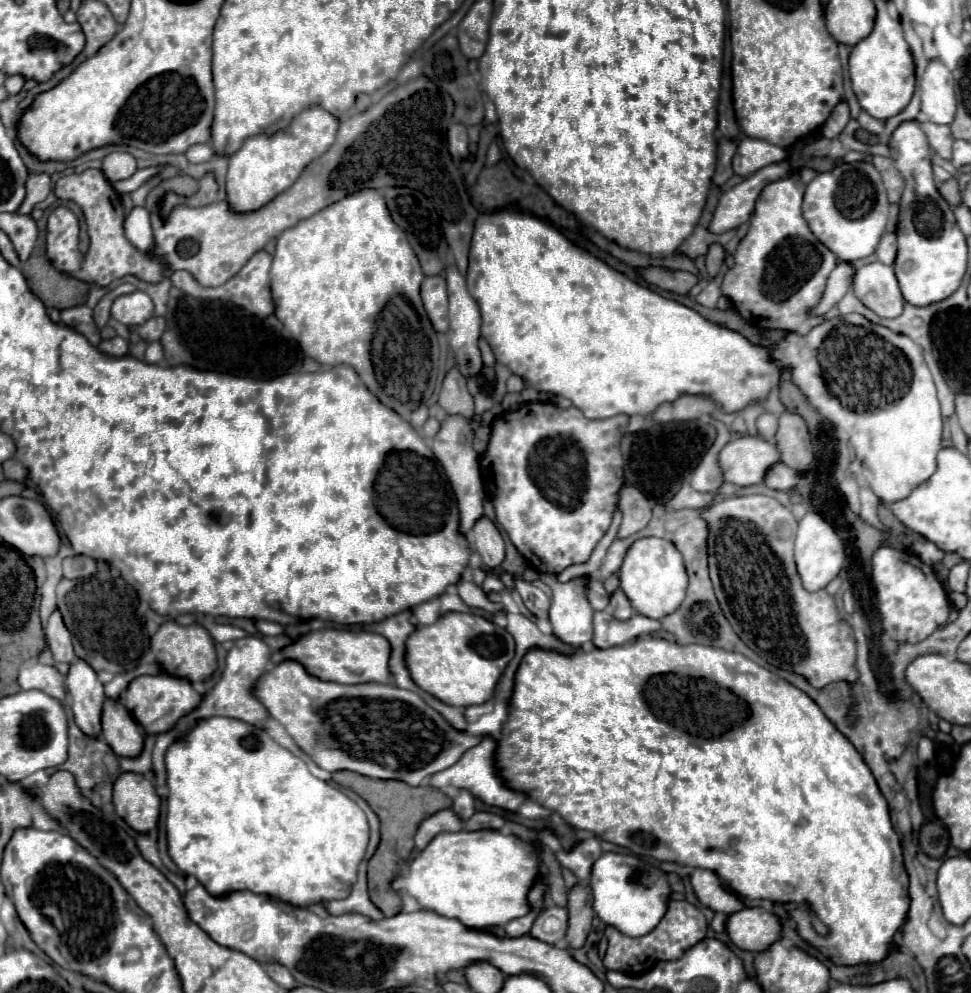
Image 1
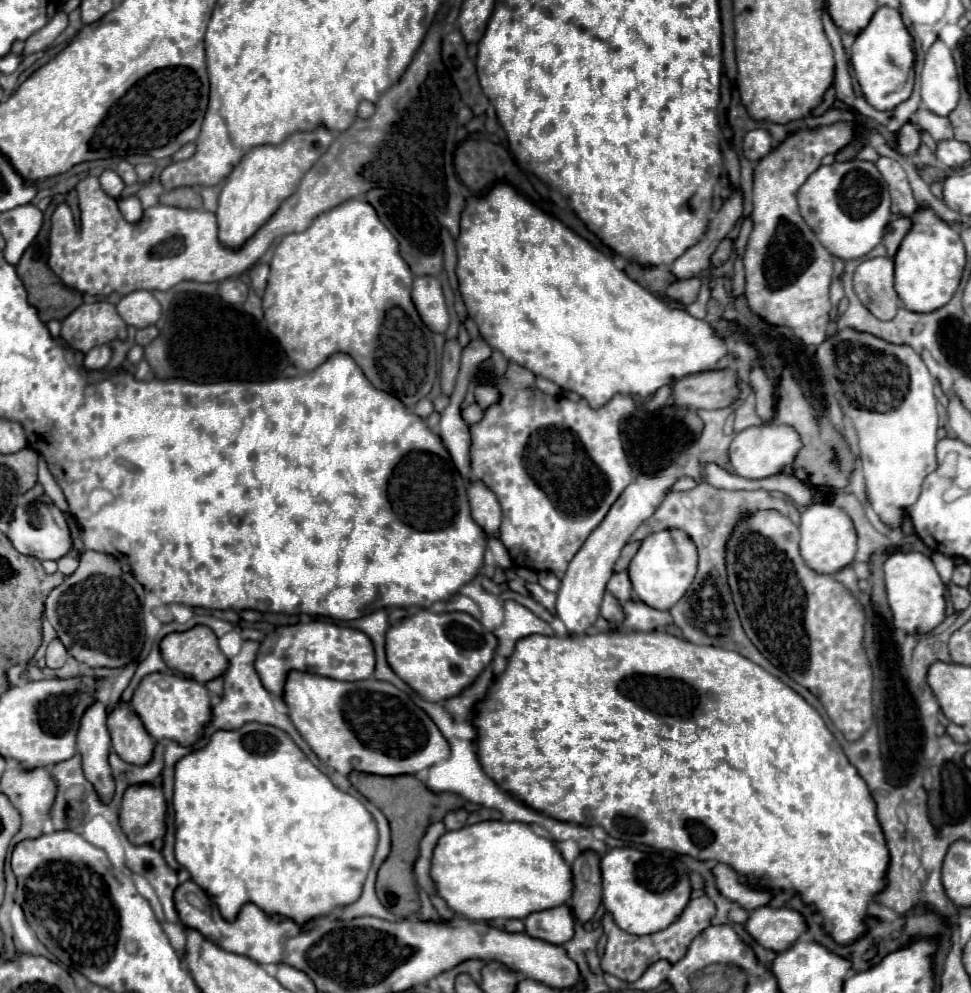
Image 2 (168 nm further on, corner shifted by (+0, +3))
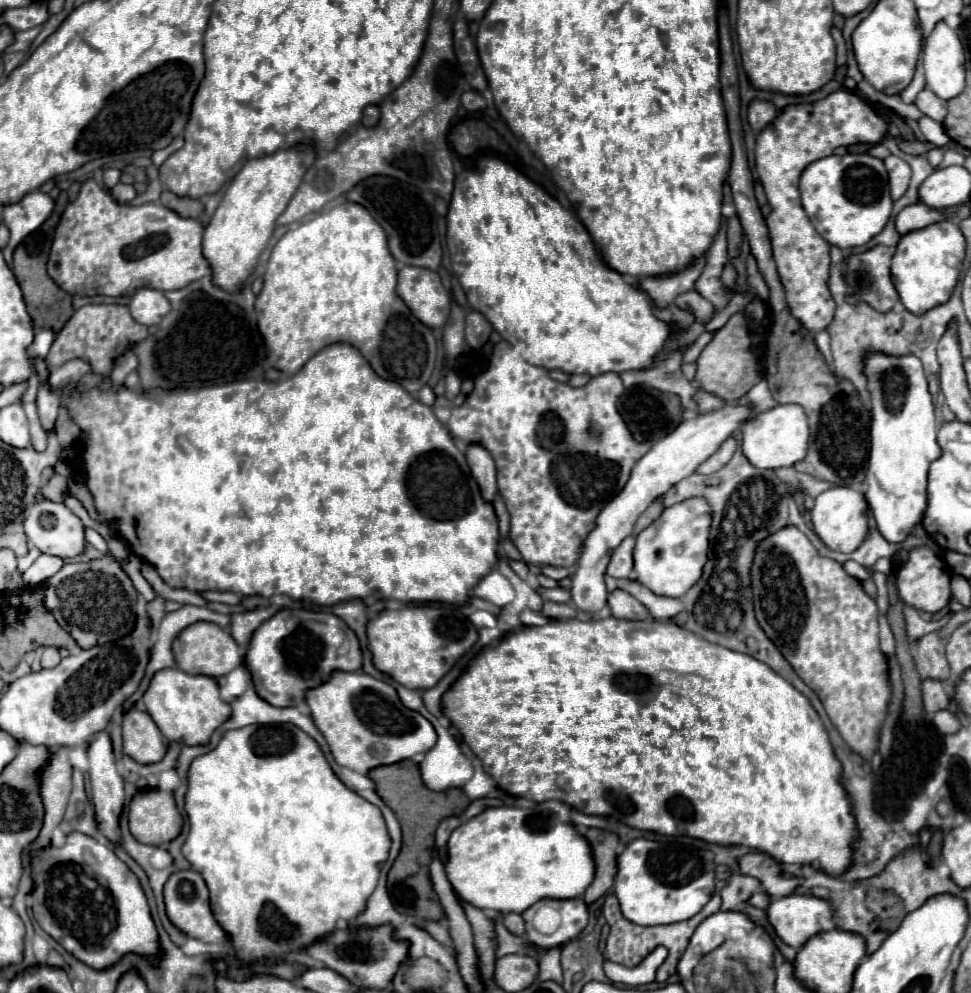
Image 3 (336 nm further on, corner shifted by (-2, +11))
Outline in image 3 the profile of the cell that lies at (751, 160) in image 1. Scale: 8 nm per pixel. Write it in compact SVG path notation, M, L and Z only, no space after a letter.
M752 100L750 108L748 108L748 122L752 126L752 130L760 132L764 130L768 124L772 124L776 118L776 108L770 102L760 102L760 100Z

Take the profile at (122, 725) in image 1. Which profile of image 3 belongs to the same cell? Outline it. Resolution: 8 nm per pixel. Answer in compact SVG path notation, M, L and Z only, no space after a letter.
M136 708L124 712L122 718L122 750L140 764L154 764L164 758L164 738L152 718Z

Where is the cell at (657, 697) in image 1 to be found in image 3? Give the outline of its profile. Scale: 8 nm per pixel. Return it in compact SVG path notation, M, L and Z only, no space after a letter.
M614 616L588 622L554 620L544 626L524 626L500 642L502 644L498 644L496 648L486 648L474 660L470 660L466 672L454 682L454 688L450 688L446 696L442 696L442 706L444 714L462 732L462 740L482 760L484 770L508 794L524 796L532 802L560 800L578 812L610 816L638 830L658 832L666 836L686 834L690 838L720 846L748 846L756 852L768 854L778 864L812 866L814 862L818 862L818 868L814 870L828 876L840 876L850 868L854 854L852 844L858 842L860 828L852 812L850 794L840 782L842 764L836 758L828 732L810 700L764 662L748 654L724 648L720 644L702 640L700 636L694 636L678 624L658 622L652 618L634 622L618 620Z

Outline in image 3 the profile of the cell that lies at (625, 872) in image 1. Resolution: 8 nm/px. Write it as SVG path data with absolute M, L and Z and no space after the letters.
M636 838L618 854L618 872L614 878L614 894L626 920L638 926L658 926L688 920L698 914L714 892L714 860L710 850L702 850L686 842L660 844Z

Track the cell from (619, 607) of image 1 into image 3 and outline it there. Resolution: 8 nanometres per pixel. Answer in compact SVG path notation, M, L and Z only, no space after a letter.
M628 536L620 546L618 552L614 552L614 556L610 558L608 564L608 576L612 578L630 578L632 574L632 550L634 550L634 536Z

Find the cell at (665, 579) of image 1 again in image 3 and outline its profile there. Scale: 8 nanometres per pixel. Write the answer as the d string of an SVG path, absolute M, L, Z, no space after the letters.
M684 500L666 508L658 520L636 536L634 578L658 596L684 596L702 574L708 552L708 530L710 508L704 500Z

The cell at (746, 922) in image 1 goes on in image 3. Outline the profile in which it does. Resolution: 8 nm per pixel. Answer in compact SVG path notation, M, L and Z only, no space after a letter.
M790 894L784 898L772 898L766 916L784 944L800 948L810 936L820 932L822 916L828 920L832 918L832 906L814 896Z

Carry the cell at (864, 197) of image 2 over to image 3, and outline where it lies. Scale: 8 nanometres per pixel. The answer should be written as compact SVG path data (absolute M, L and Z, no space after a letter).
M870 154L826 156L812 162L800 176L800 196L816 232L842 250L872 240L892 214L888 172L884 162Z

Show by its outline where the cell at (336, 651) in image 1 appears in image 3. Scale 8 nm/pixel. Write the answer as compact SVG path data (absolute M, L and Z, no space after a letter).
M280 610L258 632L254 632L246 656L246 668L252 674L256 692L272 706L298 706L308 688L330 678L334 670L362 670L362 648L354 630L330 612Z

